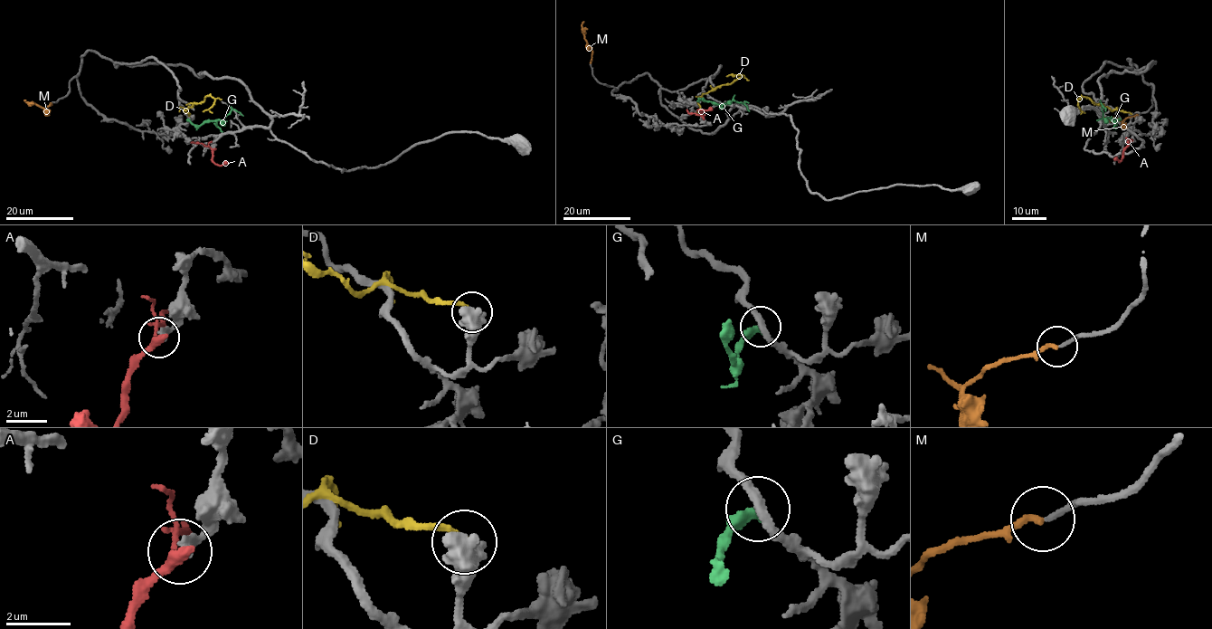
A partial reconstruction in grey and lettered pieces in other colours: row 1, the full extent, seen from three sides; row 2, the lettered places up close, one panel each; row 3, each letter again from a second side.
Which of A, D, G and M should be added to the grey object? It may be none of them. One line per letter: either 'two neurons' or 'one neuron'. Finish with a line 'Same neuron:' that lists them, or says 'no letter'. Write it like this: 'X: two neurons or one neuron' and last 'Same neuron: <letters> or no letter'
A: two neurons
D: two neurons
G: two neurons
M: one neuron
Same neuron: M

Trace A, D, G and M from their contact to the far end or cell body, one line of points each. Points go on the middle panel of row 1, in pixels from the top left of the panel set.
A: (703, 117), (699, 109), (712, 109)
D: (696, 112), (702, 95), (743, 75), (726, 76)
G: (698, 101), (718, 104), (737, 101), (749, 110)
M: (591, 63), (592, 52), (583, 33), (582, 23), (584, 21)

